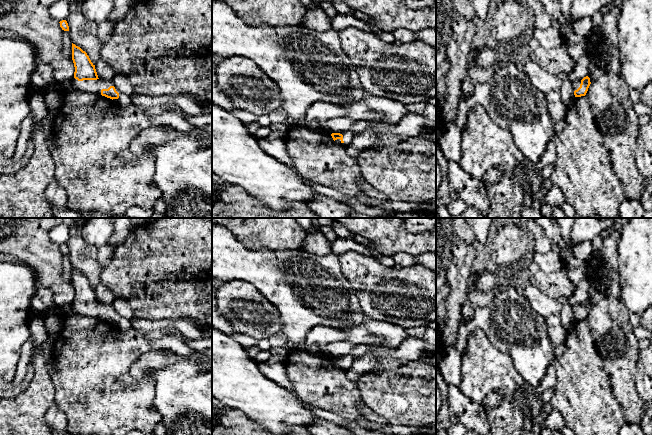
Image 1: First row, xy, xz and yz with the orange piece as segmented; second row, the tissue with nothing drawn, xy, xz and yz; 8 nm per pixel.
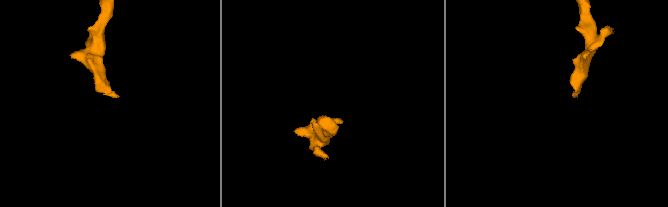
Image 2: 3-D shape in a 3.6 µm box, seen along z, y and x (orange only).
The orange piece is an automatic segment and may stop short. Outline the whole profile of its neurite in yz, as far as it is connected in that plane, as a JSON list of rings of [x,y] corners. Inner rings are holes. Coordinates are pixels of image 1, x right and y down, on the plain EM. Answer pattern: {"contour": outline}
{"contour": [[[588,300],[584,301],[582,304],[573,306],[572,313],[574,315],[575,321],[585,320],[590,308],[591,306]]]}

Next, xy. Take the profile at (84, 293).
{"contour": [[[73,267],[72,284],[75,291],[72,310],[75,314],[105,320],[119,329],[131,328],[131,322],[119,315],[113,305],[98,302],[95,289],[87,277]]]}

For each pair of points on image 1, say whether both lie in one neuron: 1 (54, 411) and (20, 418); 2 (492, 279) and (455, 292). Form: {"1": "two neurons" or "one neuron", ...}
{"1": "two neurons", "2": "two neurons"}

